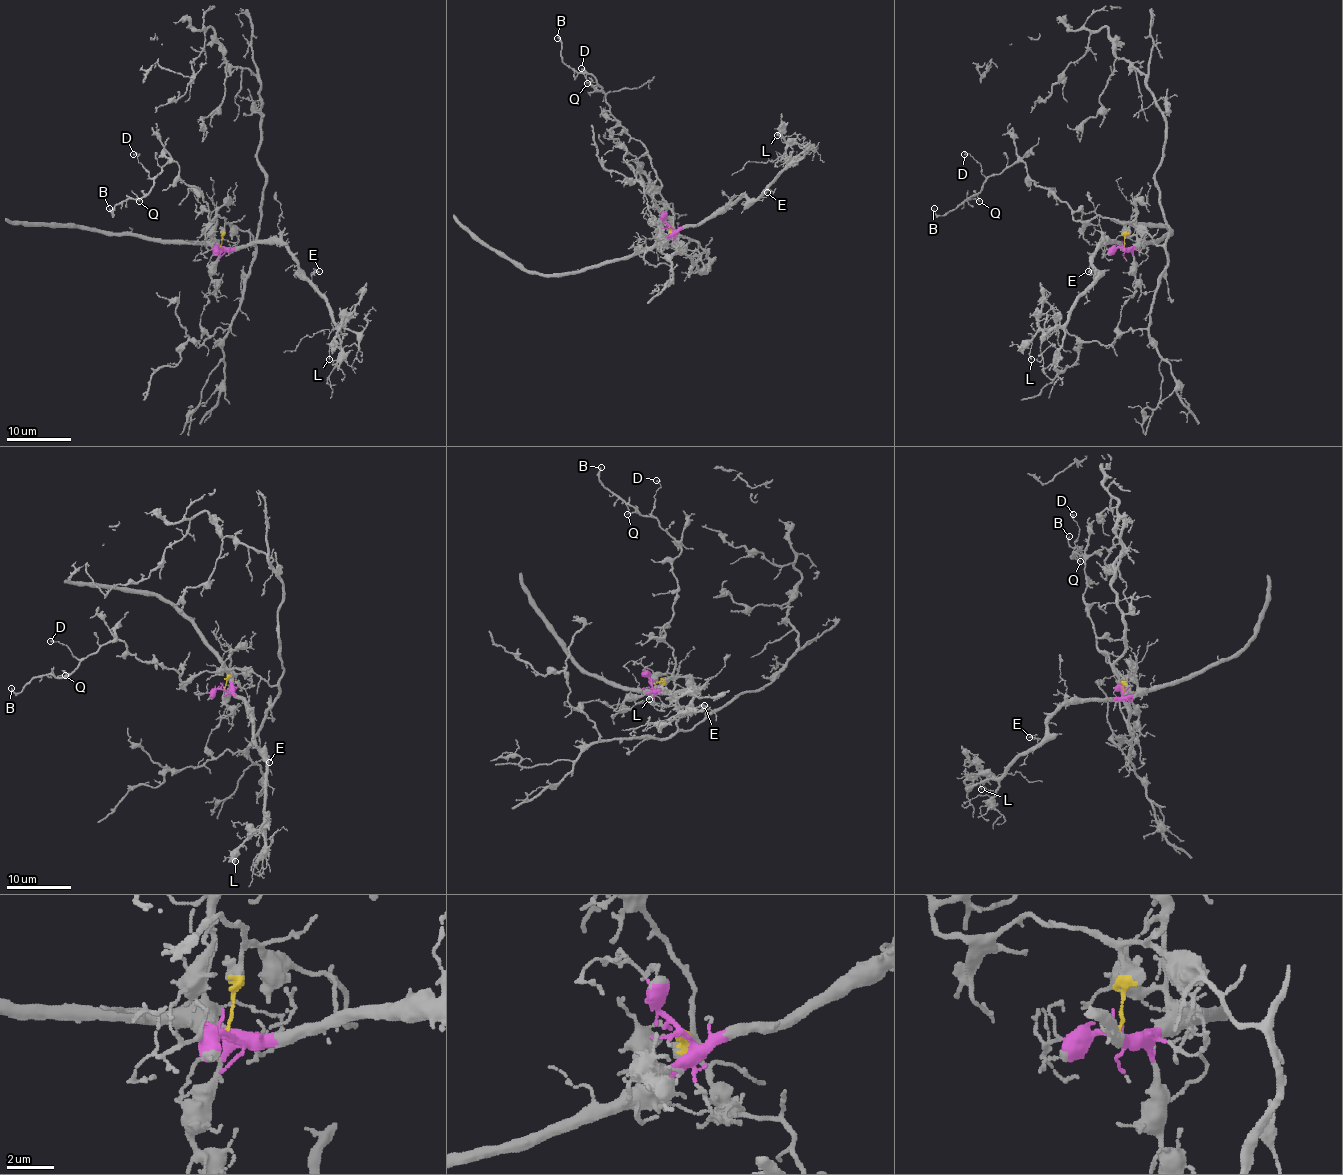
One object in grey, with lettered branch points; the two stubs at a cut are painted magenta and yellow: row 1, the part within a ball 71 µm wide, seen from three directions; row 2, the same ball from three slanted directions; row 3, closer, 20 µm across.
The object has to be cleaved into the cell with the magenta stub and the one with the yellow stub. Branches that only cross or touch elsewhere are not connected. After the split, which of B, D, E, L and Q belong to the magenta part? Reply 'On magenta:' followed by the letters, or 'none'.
On magenta: E, L

